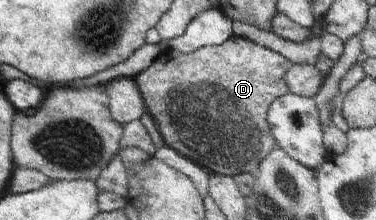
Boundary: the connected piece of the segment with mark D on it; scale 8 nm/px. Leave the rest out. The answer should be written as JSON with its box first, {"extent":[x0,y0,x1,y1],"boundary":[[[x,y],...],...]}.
{"extent":[133,35,292,178],"boundary":[[[233,35],[223,44],[207,45],[189,54],[162,49],[153,64],[133,80],[144,100],[146,112],[157,124],[165,145],[209,173],[233,178],[241,173],[254,175],[258,172],[260,162],[276,148],[267,113],[274,100],[288,93],[288,86],[283,79],[292,65],[270,48]]]}

